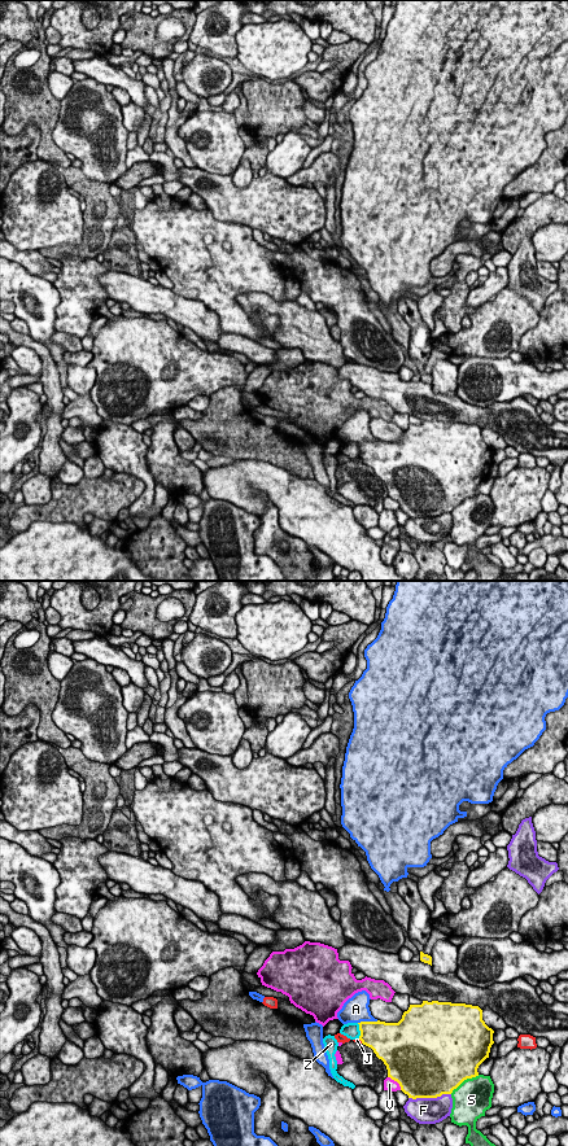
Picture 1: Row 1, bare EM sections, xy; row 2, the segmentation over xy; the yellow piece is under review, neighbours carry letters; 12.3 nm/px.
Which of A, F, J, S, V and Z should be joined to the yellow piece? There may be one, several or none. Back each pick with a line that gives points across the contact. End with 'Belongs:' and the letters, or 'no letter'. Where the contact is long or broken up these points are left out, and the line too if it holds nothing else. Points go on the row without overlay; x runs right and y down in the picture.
Belongs: no letter

